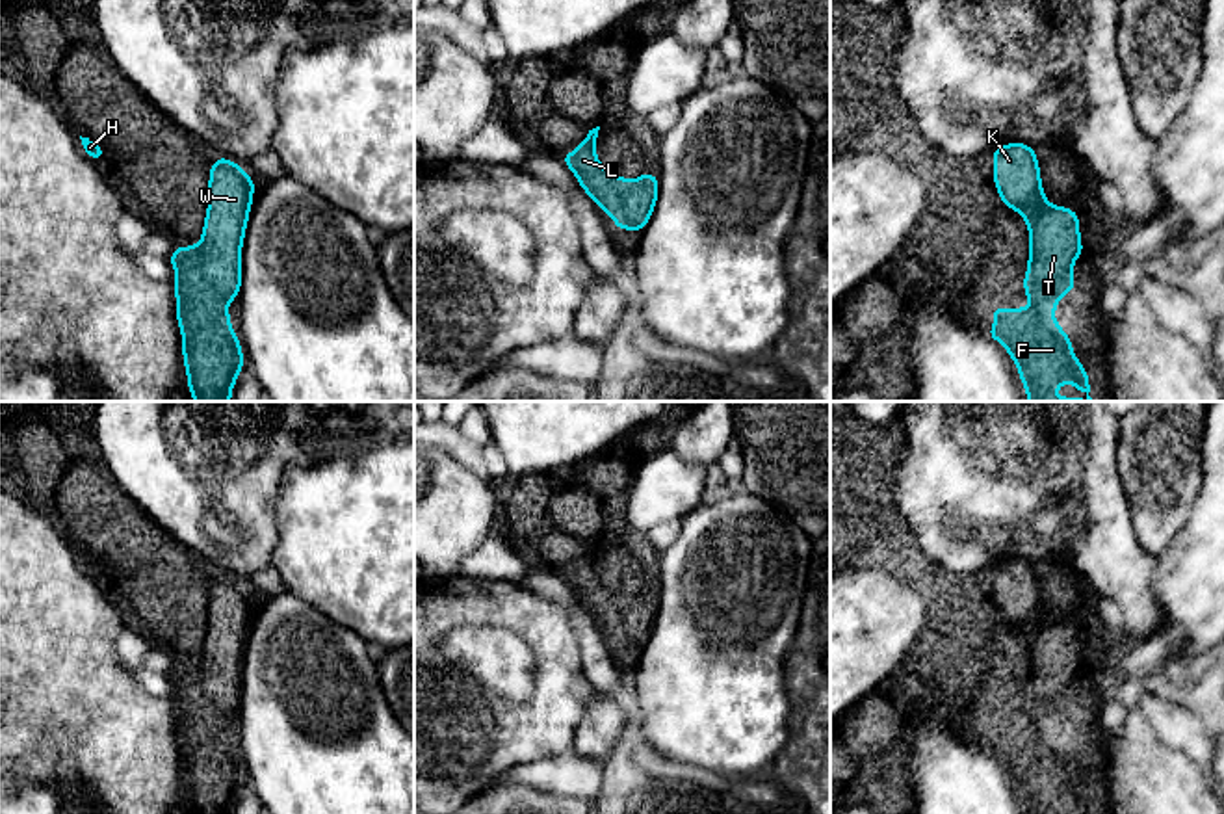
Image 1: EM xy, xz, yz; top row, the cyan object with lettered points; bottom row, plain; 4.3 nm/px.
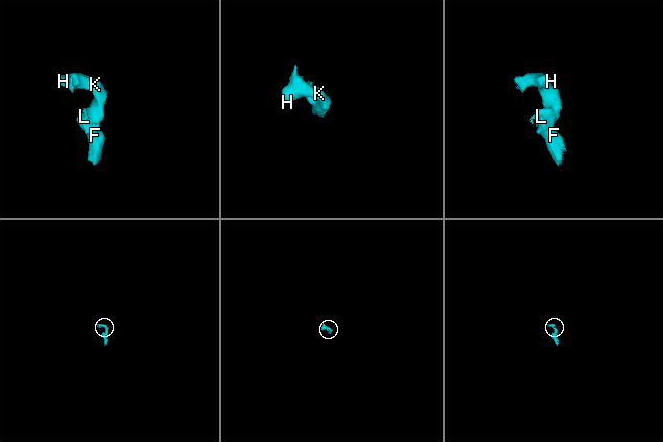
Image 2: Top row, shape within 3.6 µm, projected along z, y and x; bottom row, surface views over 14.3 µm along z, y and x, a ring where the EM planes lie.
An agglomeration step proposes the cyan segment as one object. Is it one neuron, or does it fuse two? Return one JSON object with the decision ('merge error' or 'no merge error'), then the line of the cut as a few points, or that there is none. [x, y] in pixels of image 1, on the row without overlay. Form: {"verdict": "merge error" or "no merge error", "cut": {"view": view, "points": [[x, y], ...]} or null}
{"verdict": "no merge error", "cut": null}

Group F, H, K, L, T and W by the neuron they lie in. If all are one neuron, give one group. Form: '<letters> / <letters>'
F H K L T W

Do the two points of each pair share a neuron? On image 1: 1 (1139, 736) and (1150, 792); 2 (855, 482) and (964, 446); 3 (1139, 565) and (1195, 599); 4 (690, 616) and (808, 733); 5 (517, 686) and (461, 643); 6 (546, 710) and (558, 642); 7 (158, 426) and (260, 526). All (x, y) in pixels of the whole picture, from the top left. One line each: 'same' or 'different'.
1: same
2: different
3: different
4: different
5: same
6: same
7: same

